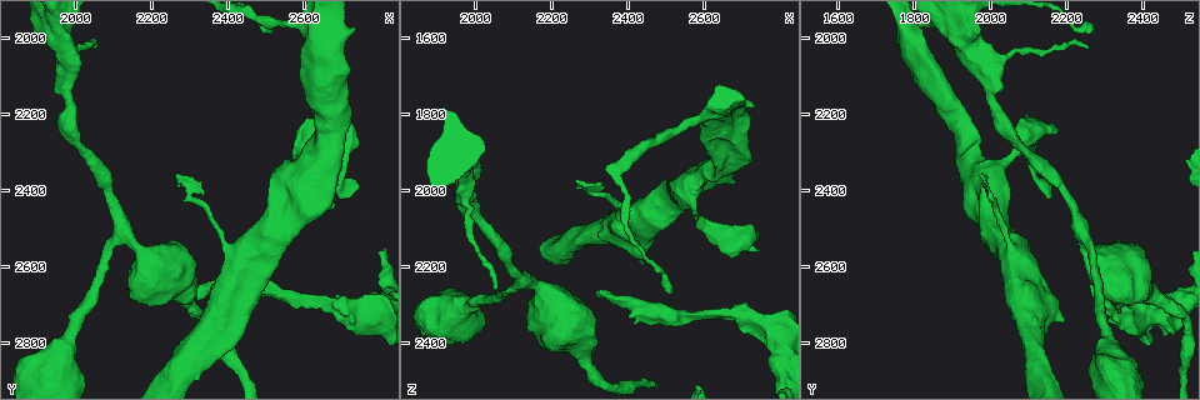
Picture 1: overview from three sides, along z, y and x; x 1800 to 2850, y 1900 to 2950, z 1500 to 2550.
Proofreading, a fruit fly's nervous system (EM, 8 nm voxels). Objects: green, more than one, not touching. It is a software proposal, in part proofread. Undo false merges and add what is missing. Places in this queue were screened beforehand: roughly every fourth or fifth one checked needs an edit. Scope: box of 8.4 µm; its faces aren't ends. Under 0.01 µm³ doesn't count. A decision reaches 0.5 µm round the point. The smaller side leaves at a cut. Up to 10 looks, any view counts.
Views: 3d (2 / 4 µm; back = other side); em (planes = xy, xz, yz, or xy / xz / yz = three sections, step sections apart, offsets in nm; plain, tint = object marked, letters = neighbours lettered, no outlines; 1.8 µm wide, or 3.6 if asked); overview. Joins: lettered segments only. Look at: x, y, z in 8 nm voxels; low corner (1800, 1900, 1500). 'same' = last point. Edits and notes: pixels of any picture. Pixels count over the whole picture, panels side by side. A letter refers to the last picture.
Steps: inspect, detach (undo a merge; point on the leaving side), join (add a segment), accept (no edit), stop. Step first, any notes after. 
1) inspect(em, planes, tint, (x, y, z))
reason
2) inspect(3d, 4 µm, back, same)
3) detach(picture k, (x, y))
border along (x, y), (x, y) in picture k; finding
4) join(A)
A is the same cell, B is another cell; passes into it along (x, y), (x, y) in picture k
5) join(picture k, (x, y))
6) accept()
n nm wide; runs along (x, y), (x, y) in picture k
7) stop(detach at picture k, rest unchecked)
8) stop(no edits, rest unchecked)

inspect(3d, 2 µm, (2325, 2675, 2275))
branch stops here

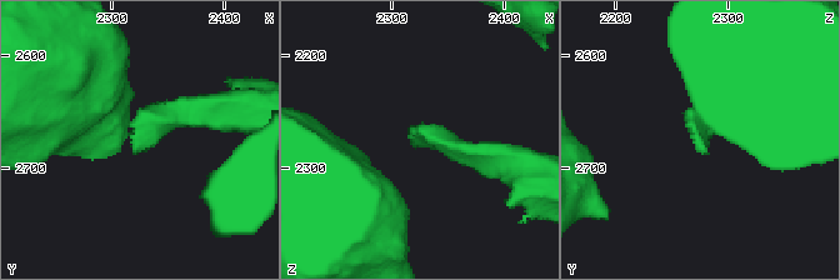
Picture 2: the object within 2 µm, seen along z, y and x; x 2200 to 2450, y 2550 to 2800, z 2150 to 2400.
inspect(em, planes, letters, (2320, 2684, 2272))
need the tissue

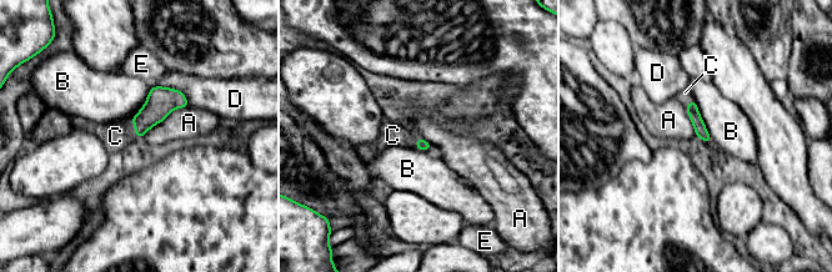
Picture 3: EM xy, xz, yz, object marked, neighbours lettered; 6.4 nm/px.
join(C)
A touches over 360 nm; C is the same cell, A, B, D and E are other cells; the cell continues

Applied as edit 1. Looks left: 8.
inspect(overview)
see it whole again

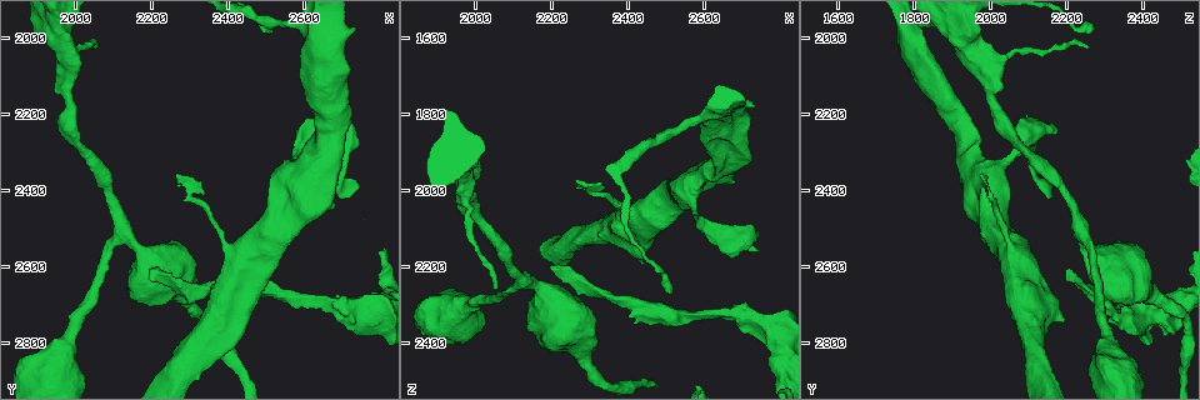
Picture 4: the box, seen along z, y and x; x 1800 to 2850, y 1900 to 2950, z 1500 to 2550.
inspect(3d, 4 µm, back, (1965, 2815, 2310))
calibre changes

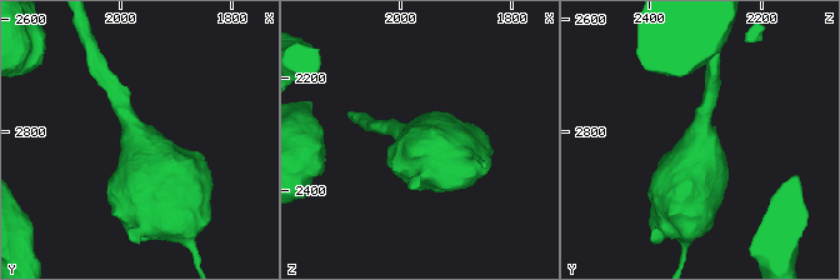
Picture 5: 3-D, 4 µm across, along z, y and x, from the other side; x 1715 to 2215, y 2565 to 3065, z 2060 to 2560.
inspect(em, 3.6 µm, xz, step 16, tint, (1970, 2820, 2310))
now the EM

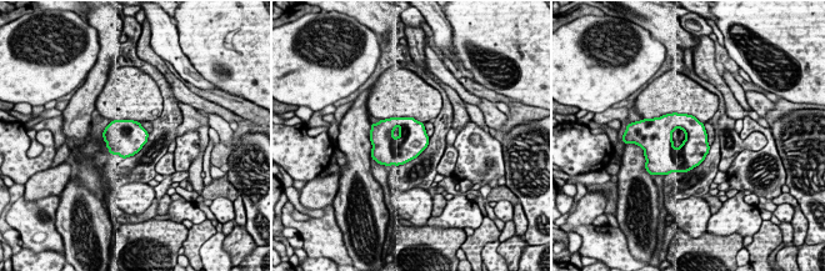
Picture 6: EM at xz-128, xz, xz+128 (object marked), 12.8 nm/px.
inspect(em, 3.6 µm, planes, letters, same)

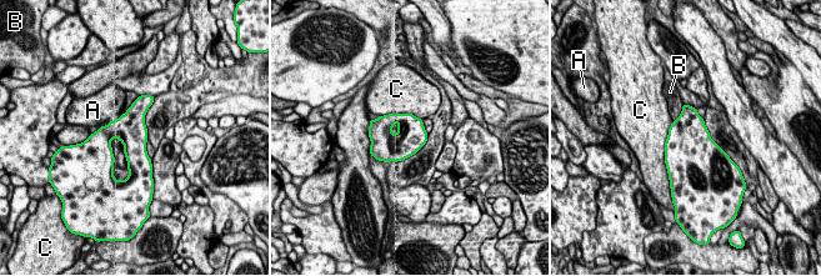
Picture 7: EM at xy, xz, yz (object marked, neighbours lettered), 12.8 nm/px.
accept()
400 nm wide; A, B and C are other cells; border along (672, 121), (665, 142), (667, 174) in picture 7; one cell here

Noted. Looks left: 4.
inspect(3d, 2 µm, (1965, 2080, 2000))
side arm on a straight run

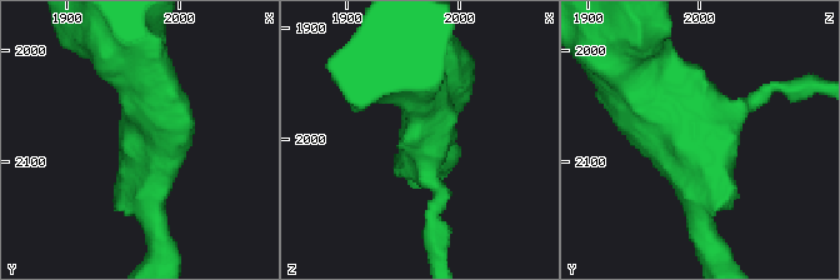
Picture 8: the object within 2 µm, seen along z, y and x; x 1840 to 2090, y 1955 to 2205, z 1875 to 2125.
inspect(em, planes, letters, (1966, 2084, 2000))
need the tissue

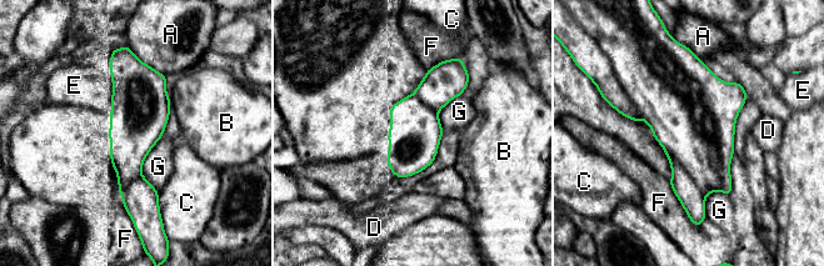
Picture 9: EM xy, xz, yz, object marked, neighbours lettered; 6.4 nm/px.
detach(picture 9, (684, 187))
A, B, C, D, E, F and G are other cells; border along (665, 150), (688, 172), (704, 200) in picture 9; two cells meet here

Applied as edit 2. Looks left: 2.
stop(join at picture 3, detach at picture 9, rest unchecked)

